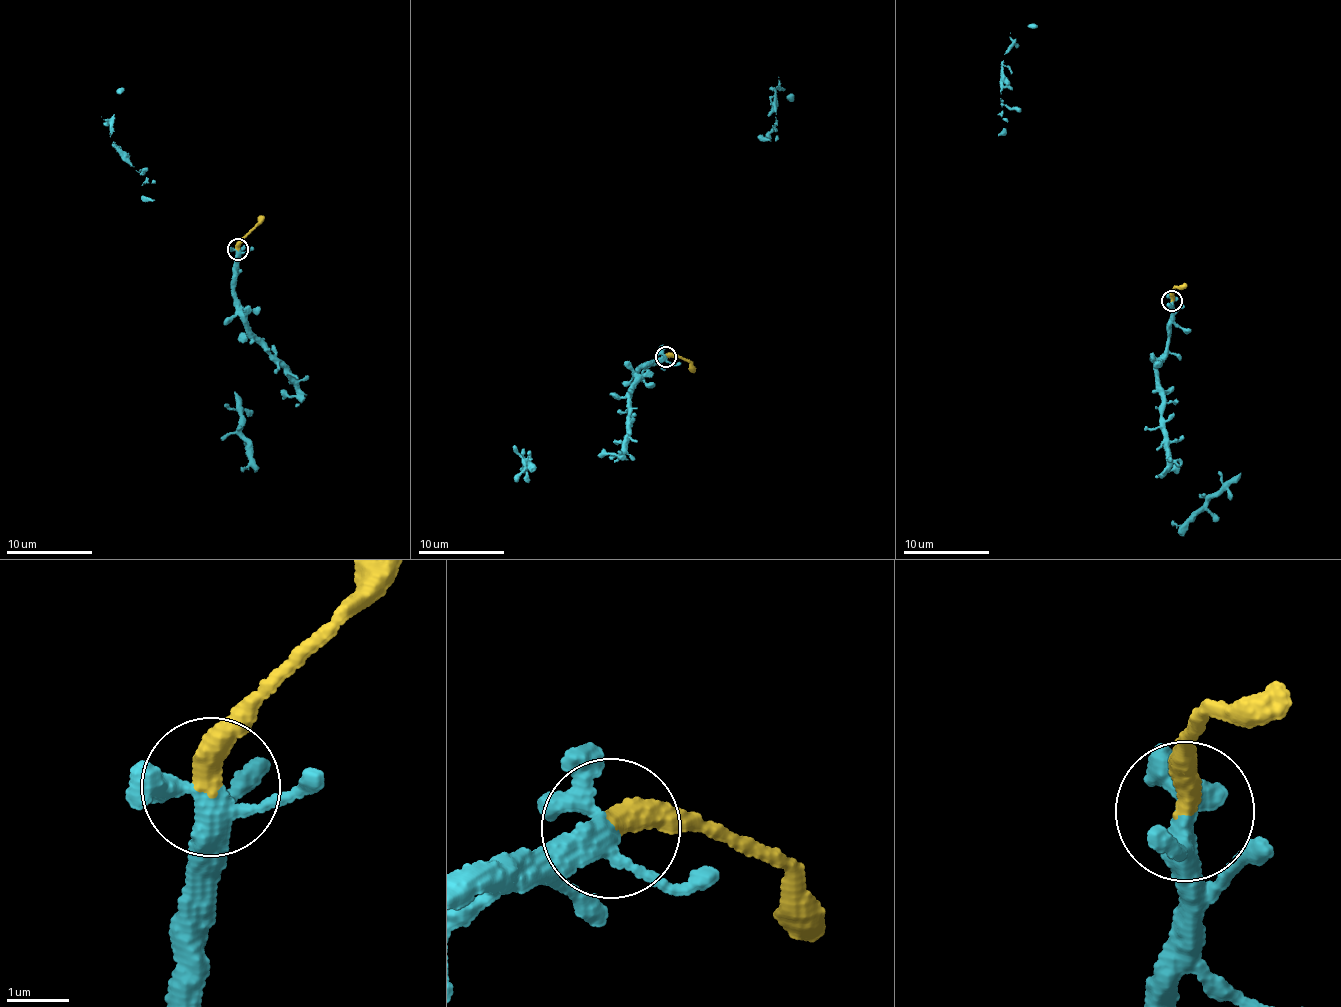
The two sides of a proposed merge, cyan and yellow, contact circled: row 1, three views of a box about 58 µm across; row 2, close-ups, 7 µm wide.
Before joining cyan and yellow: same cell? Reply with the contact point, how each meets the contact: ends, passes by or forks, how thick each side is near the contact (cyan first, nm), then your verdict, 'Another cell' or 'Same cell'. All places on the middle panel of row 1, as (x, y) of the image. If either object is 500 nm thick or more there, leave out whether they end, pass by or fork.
Place: (666, 357). At the ring cyan forks. At the ring yellow ends. Thickness 320 nm (cyan) against 400 nm. Same cell

